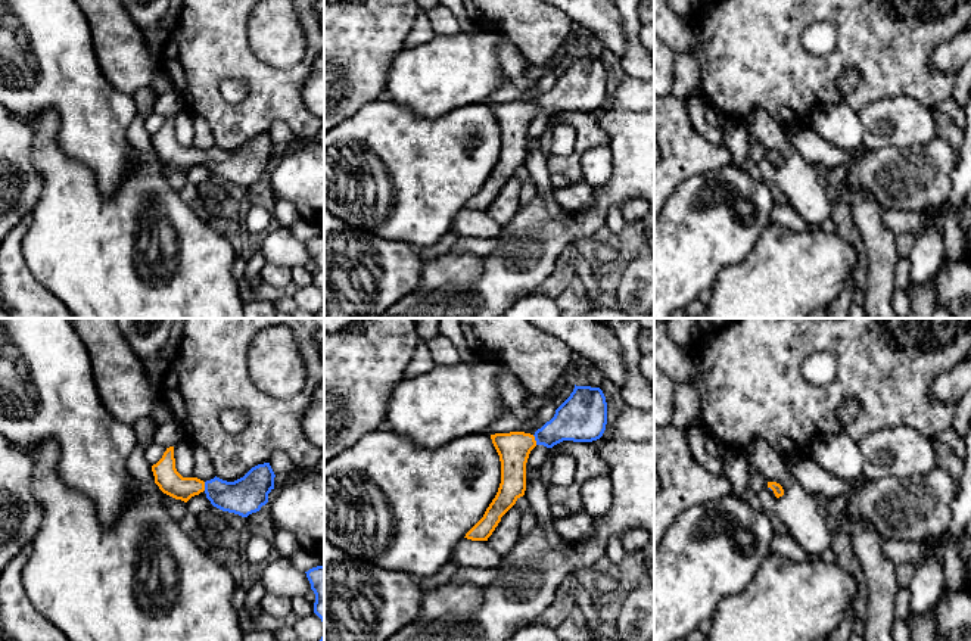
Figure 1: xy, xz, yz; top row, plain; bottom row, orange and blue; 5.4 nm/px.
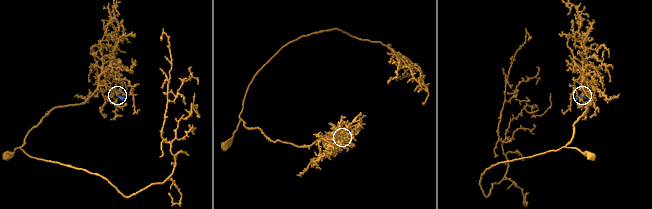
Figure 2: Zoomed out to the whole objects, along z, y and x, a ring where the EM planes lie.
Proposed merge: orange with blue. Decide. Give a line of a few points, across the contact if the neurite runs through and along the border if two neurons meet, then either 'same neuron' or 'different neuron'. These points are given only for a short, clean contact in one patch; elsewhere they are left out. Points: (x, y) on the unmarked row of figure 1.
xz (513, 118), (534, 109), (545, 106), (575, 90) | same neuron

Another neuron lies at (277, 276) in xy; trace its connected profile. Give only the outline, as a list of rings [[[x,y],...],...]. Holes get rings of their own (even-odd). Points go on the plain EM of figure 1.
[[[265,264],[259,273],[258,281],[264,281],[276,289],[284,289],[292,284],[292,270],[283,265]]]

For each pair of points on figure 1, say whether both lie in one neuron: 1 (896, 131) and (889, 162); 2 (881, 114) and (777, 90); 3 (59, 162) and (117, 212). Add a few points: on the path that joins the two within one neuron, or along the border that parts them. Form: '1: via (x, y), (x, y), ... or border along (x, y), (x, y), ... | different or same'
1: border along (927, 142), (909, 146), (884, 146), (871, 152) | different
2: border along (893, 96), (867, 103), (858, 112) | different
3: via (71, 177), (102, 208) | same

